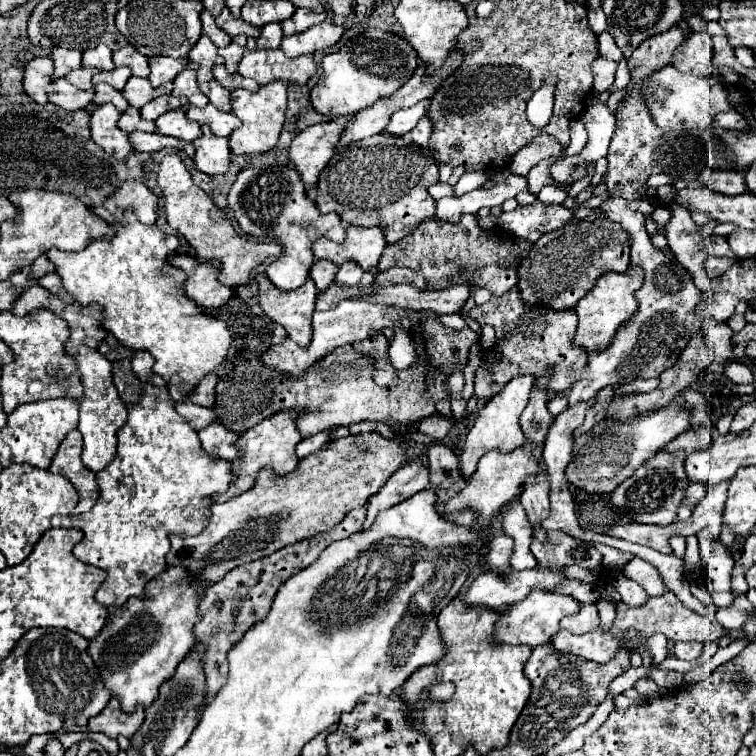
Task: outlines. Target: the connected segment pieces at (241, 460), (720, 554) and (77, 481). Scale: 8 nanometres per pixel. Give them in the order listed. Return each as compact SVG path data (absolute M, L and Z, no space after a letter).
M278 412L270 418L266 418L264 422L256 424L254 428L246 430L238 438L236 448L240 448L240 454L236 460L232 460L232 474L234 476L232 476L230 488L226 494L212 496L214 502L222 502L222 500L228 500L232 496L238 496L238 494L250 490L250 486L254 486L258 470L262 470L262 468L272 468L274 476L284 476L298 466L294 450L296 450L296 444L302 440L302 436L298 434L298 428L294 424L294 416L296 416L296 412Z
M702 530L697 538L702 560L701 575L706 581L706 588L716 608L728 608L734 602L734 594L730 590L730 572L734 568L734 560L720 540L710 538L708 530Z
M72 430L62 440L62 444L60 444L60 448L50 464L52 474L64 476L76 486L80 502L74 508L74 514L82 514L82 512L90 510L98 500L96 474L82 464L80 450L82 450L82 436L78 430Z

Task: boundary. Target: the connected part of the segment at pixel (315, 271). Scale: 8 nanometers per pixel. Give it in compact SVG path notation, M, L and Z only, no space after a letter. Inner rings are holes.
M316 260L314 262L314 266L310 270L310 278L314 280L318 292L324 292L334 282L336 272L338 272L338 268L332 262L326 262L326 260Z

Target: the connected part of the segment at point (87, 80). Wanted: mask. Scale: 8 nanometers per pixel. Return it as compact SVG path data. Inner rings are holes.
M78 68L78 70L72 70L70 74L66 74L66 80L70 84L74 84L76 88L92 88L92 76L98 74L100 70L98 68Z

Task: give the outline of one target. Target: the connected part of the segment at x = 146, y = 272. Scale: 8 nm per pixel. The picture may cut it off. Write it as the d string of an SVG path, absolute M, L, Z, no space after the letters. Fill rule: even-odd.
M124 210L122 220L116 220L110 226L116 232L110 240L97 239L82 252L48 250L46 258L54 264L56 274L62 278L62 286L74 296L74 300L78 300L82 306L94 302L100 304L104 330L114 334L128 348L148 350L156 360L152 370L166 380L172 400L184 400L196 386L196 382L200 382L226 358L226 352L232 342L230 332L222 320L210 318L192 300L184 298L184 274L176 268L168 268L166 264L166 258L178 248L178 236L164 234L156 226L146 226L138 222L134 212L130 210Z

